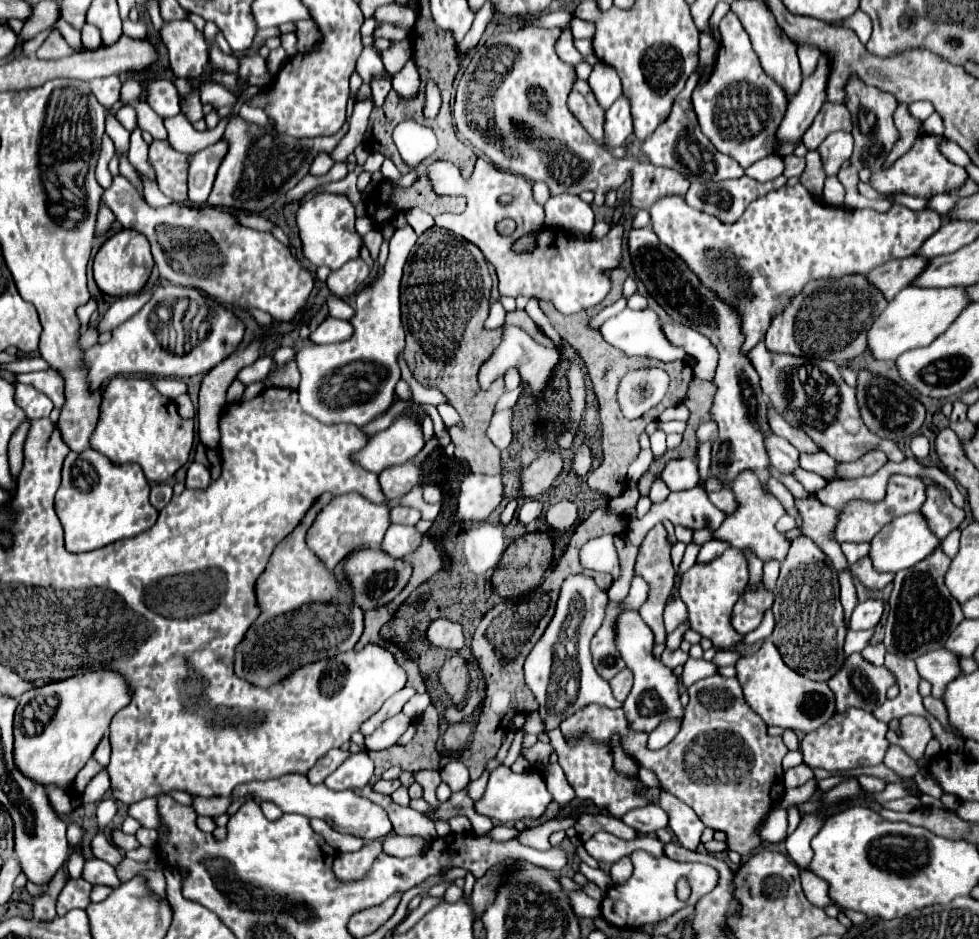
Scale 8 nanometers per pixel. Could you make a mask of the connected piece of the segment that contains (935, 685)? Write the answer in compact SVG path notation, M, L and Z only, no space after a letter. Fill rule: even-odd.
M938 648L934 652L928 652L916 658L916 668L918 668L918 674L932 684L934 698L940 698L940 694L944 692L944 686L960 674L958 658L944 648Z

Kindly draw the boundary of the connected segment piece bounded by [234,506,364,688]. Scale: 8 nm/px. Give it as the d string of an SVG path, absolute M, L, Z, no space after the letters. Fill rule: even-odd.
M312 506L302 518L300 526L296 526L274 548L266 570L260 574L260 578L254 584L260 614L248 628L244 640L236 646L236 656L234 656L234 672L254 686L268 688L272 684L278 684L282 678L286 678L290 672L302 666L308 666L308 664L314 664L314 662L352 650L364 630L364 624L362 624L364 612L358 606L352 606L348 590L340 588L336 576L330 570L324 570L324 564L308 550L304 542L306 528L312 524L314 516L316 516L316 508Z

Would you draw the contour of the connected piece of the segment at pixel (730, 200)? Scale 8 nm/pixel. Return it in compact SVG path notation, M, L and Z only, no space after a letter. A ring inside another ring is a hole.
M746 174L736 180L718 180L718 182L694 182L686 194L686 202L692 208L704 210L716 216L722 222L736 222L748 204L770 190L778 190L786 184L784 176L778 176L770 182L758 182Z

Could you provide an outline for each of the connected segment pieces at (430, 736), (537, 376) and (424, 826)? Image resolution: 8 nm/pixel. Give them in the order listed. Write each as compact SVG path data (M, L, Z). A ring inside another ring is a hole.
M428 706L418 718L416 718L416 734L414 738L404 746L406 750L380 750L370 752L370 758L376 764L376 774L382 774L390 766L400 766L406 772L418 772L418 770L440 770L438 764L438 752L436 752L436 740L438 740L438 726L440 716L434 706Z
M504 324L502 326L502 342L500 342L500 346L496 348L496 352L492 354L492 358L480 370L480 386L488 388L498 376L504 376L504 370L516 368L520 372L520 376L526 378L526 382L532 386L532 392L536 394L536 398L542 398L542 392L548 386L548 382L552 378L552 372L558 366L558 362L560 362L560 354L558 354L556 348L546 348L546 346L534 342L518 326Z
M366 786L362 790L362 796L366 796L368 800L372 800L374 804L382 806L388 812L394 834L398 834L398 836L420 836L420 838L424 838L428 842L438 838L436 828L430 826L430 820L424 818L424 814L412 810L410 806L398 806L390 796L372 792L370 786Z

